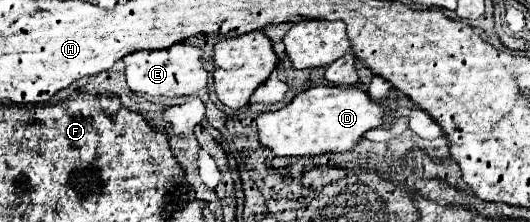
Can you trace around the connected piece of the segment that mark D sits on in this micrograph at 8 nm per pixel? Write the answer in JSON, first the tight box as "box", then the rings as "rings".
{"box":[257,86,387,156],"rings":[[[311,86],[299,92],[285,108],[275,112],[263,112],[257,118],[259,142],[273,150],[277,156],[319,156],[327,152],[353,150],[363,134],[371,128],[385,124],[387,106],[371,100],[371,96],[357,88],[341,86]]]}

